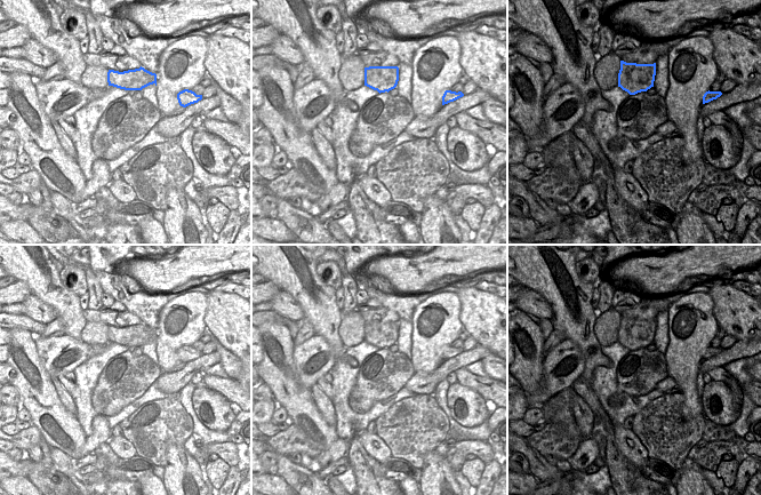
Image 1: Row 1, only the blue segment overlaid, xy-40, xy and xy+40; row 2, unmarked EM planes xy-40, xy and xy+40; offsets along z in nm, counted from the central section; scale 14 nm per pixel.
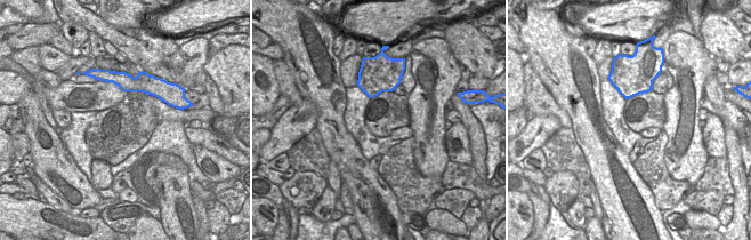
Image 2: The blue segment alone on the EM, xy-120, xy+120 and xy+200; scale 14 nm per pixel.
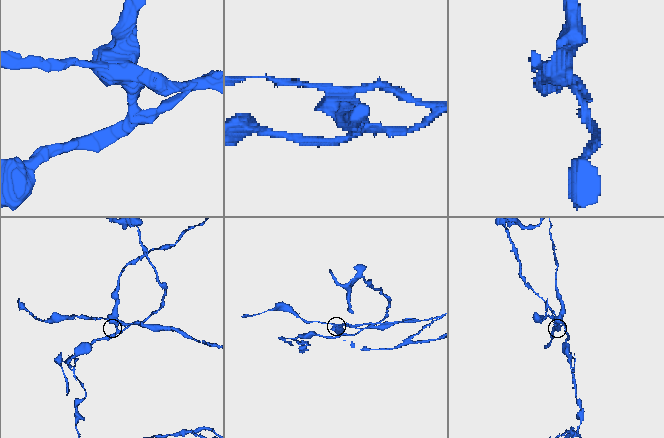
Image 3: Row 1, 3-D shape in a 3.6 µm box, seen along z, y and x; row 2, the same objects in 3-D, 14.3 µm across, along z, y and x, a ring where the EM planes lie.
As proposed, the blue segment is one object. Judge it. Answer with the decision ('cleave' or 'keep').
cleave

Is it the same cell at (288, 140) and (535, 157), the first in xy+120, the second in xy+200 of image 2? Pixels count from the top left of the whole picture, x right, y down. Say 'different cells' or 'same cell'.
different cells

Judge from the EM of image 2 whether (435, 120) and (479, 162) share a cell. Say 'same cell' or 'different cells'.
different cells

